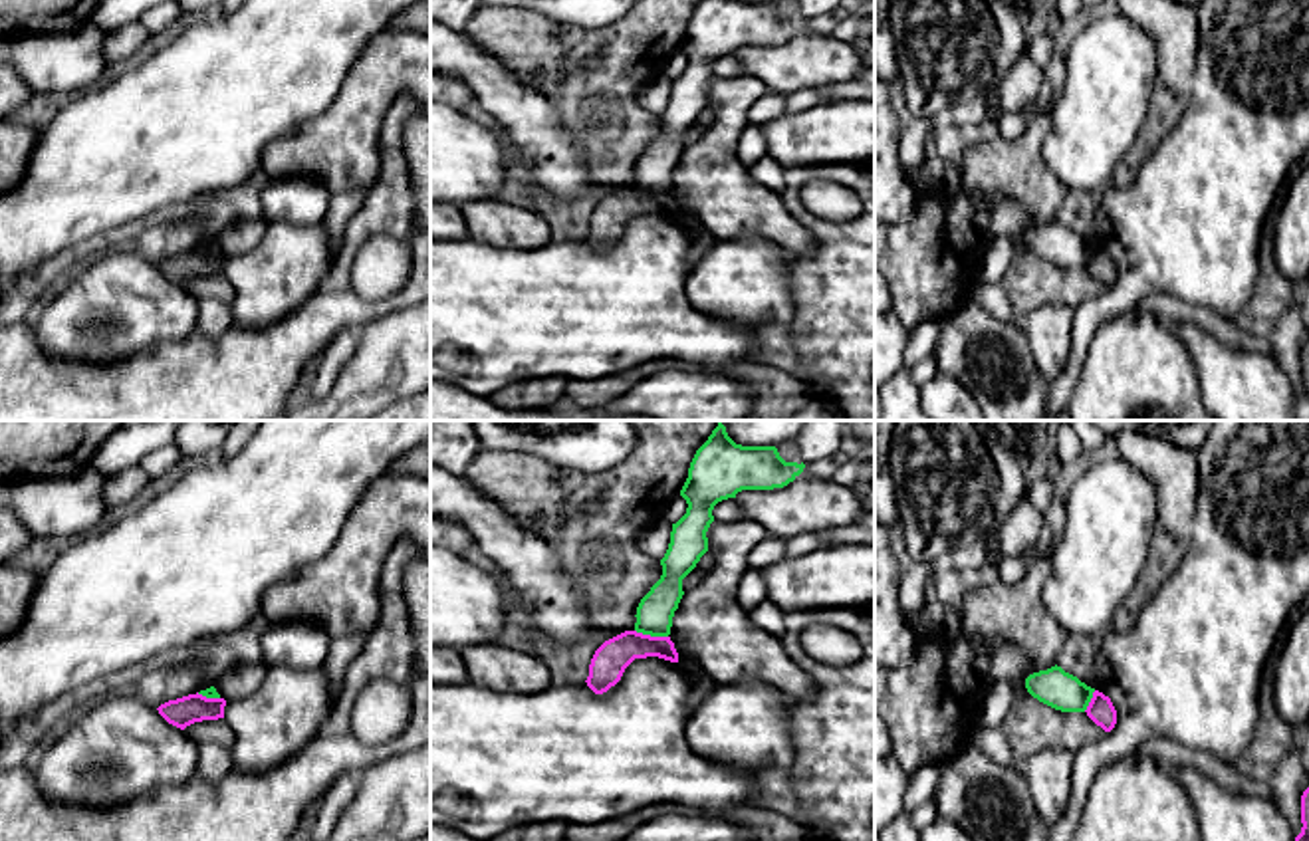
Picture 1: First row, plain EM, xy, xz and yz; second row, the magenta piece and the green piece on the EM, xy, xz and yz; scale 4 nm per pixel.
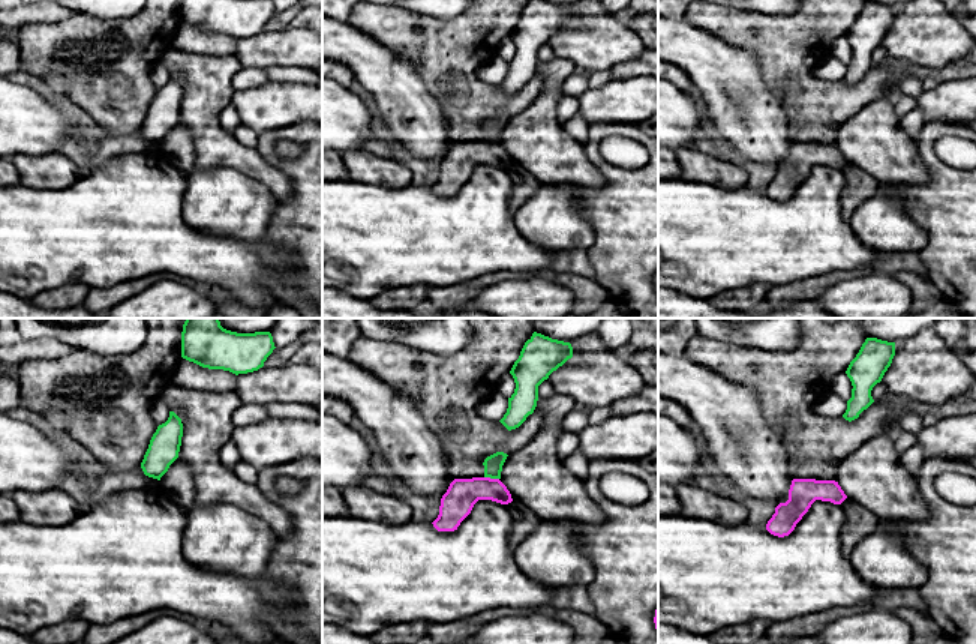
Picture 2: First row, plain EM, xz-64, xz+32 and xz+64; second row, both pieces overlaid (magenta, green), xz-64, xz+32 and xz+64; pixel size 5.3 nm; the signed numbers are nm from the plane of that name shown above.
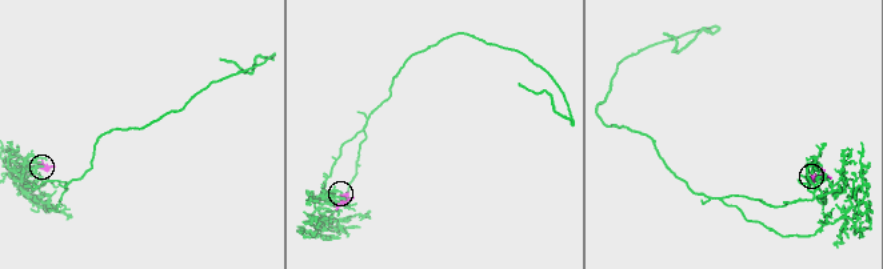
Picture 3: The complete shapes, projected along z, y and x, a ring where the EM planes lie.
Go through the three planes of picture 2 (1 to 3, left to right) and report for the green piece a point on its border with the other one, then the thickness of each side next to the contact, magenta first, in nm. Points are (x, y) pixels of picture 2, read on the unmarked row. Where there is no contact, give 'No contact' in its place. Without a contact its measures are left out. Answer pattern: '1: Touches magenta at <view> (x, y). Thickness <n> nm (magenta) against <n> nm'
1: No contact
2: Touches magenta at xz+32 (492, 143). Thickness 170 nm (magenta) against 100 nm
3: No contact

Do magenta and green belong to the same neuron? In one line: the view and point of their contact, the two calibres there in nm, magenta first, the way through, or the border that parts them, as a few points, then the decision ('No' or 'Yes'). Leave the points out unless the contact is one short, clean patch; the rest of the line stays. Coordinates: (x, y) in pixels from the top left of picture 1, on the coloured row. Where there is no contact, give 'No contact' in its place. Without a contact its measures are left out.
Touches magenta at xz (649, 635). Thickness 140 nm (magenta) against 150 nm. Boundary: xz (635, 629), (667, 637). No

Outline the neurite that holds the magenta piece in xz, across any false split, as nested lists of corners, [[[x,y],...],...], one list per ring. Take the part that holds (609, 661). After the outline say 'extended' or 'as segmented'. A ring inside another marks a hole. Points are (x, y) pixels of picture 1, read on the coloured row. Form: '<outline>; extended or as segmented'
[[[625,631],[605,641],[595,651],[585,682],[595,694],[603,694],[621,680],[625,668],[635,659],[647,657],[678,662],[678,653],[670,637],[651,637],[637,631]]]; as segmented

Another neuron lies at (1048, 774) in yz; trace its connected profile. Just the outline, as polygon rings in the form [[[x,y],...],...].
[[[1043,750],[1019,762],[1033,805],[1049,829],[1069,805],[1073,762],[1075,754],[1067,750]]]

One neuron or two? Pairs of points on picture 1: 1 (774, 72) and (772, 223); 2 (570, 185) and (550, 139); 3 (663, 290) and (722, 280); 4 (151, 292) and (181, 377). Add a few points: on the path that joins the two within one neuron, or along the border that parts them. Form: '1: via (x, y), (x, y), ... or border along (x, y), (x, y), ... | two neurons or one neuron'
1: border along (746, 74), (754, 76), (768, 90) | two neurons
2: via (562, 173), (550, 151) | one neuron
3: border along (689, 268), (687, 298), (699, 310), (718, 318) | two neurons
4: border along (195, 330), (125, 360) | two neurons

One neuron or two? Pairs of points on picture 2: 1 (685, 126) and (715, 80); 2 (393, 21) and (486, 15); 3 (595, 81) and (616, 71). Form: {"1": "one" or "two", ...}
{"1": "two", "2": "one", "3": "two"}

